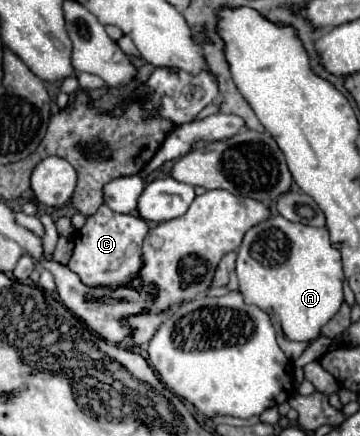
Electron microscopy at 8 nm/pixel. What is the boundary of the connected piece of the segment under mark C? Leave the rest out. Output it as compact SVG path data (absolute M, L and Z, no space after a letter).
M101 205L85 225L73 237L73 255L69 259L69 269L79 275L79 279L89 287L131 287L141 291L141 269L145 265L141 245L149 231L149 223L139 215L115 213L107 205Z

